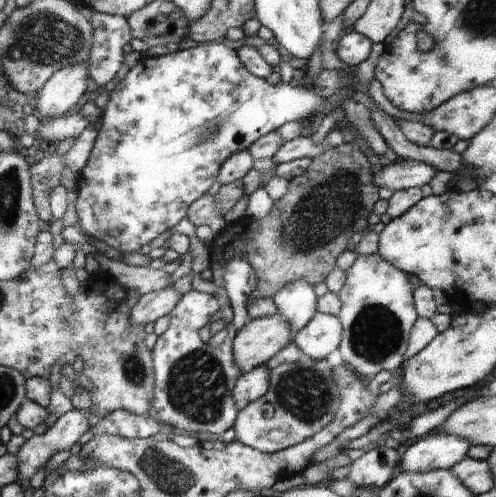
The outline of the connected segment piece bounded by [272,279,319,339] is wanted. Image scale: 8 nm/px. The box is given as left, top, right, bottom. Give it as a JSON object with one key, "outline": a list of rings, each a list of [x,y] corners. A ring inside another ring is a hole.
{"outline":[[[305,280],[285,284],[272,297],[286,322],[291,325],[291,338],[314,316],[317,311],[317,300],[314,287]]]}

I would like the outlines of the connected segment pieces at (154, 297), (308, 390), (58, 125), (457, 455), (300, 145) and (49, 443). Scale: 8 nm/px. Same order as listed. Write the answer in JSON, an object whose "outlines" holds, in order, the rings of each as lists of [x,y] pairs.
{"outlines":[[[[166,287],[140,296],[130,312],[130,320],[144,327],[149,322],[156,322],[162,316],[169,316],[181,296],[174,287]]],[[[303,354],[302,359],[295,363],[279,364],[270,370],[268,392],[238,411],[233,424],[236,432],[235,438],[260,453],[272,454],[287,449],[301,443],[304,439],[309,439],[313,434],[328,426],[338,410],[340,397],[333,367],[328,364],[326,359],[313,359]]],[[[63,114],[57,119],[44,121],[40,124],[36,136],[39,140],[52,140],[58,142],[72,138],[76,140],[90,123],[80,114]]],[[[440,432],[437,434],[427,434],[409,447],[402,448],[402,455],[398,472],[404,473],[423,473],[432,469],[451,469],[458,464],[468,452],[470,443],[467,440],[458,438],[454,435],[445,435]]],[[[300,135],[283,142],[272,160],[276,165],[279,165],[296,159],[313,159],[320,156],[328,147],[332,146],[328,144],[327,137],[320,143],[319,140],[316,142],[312,137]]],[[[72,409],[62,414],[52,427],[43,434],[26,439],[17,453],[19,460],[19,480],[37,476],[37,471],[45,469],[48,460],[60,450],[71,450],[84,432],[89,430],[89,410]]]]}

